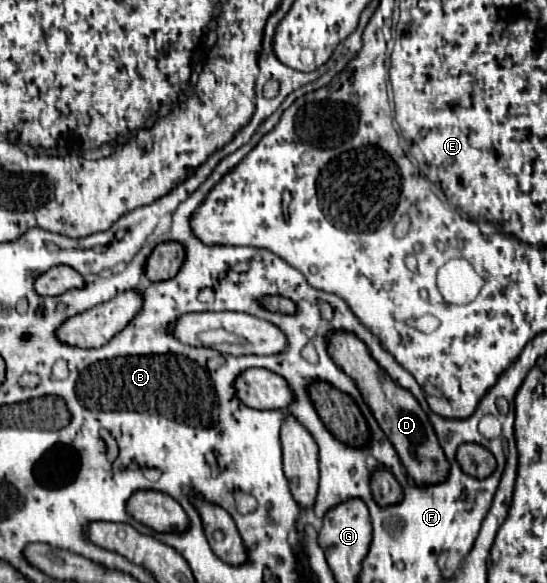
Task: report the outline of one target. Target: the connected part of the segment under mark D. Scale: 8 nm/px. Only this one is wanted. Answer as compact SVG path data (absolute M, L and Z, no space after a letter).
M335 330L327 336L327 352L333 358L333 362L357 384L365 404L371 408L377 424L385 432L385 436L391 440L393 448L397 450L407 474L417 484L435 484L439 480L447 478L447 458L437 442L435 430L431 422L427 420L427 414L419 406L419 402L413 398L413 394L399 384L391 380L391 376L377 364L377 360L371 356L367 344L357 338L353 332Z

